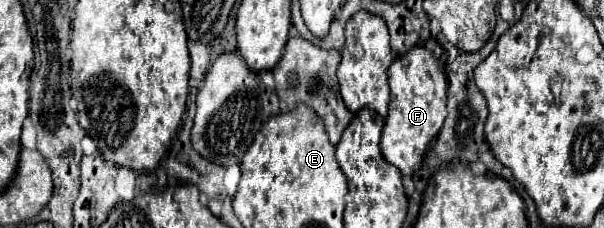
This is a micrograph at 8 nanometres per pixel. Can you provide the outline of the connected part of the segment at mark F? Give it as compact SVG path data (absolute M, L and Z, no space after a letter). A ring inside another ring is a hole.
M415 45L409 53L403 53L401 57L397 57L389 67L389 87L391 87L391 101L389 101L385 127L381 133L381 155L391 165L399 167L403 175L413 175L419 171L423 163L423 155L429 141L439 133L447 117L447 77L439 65L439 59L427 47Z

